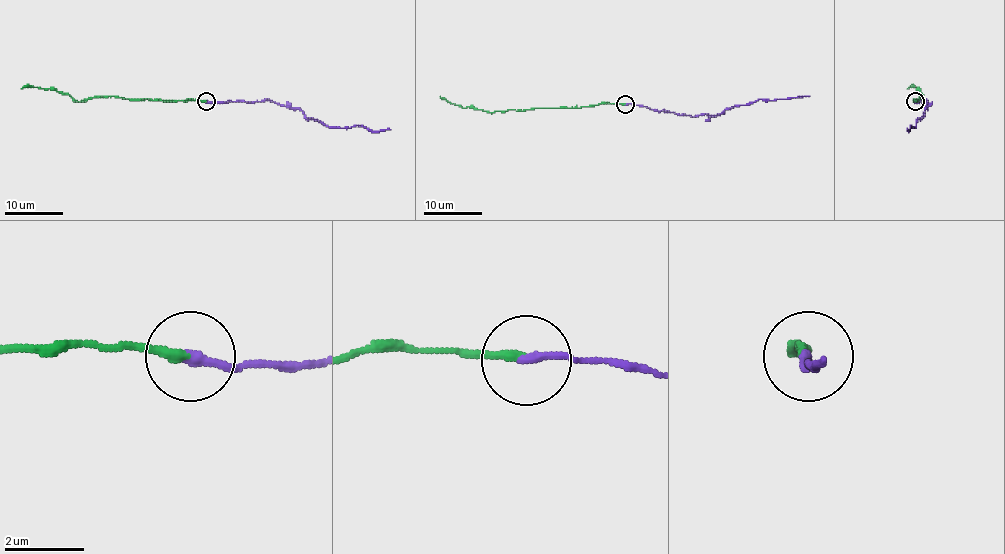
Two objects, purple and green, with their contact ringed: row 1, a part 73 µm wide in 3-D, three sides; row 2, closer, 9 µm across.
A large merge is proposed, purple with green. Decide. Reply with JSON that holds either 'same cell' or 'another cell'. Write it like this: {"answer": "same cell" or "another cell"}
{"answer": "same cell"}

